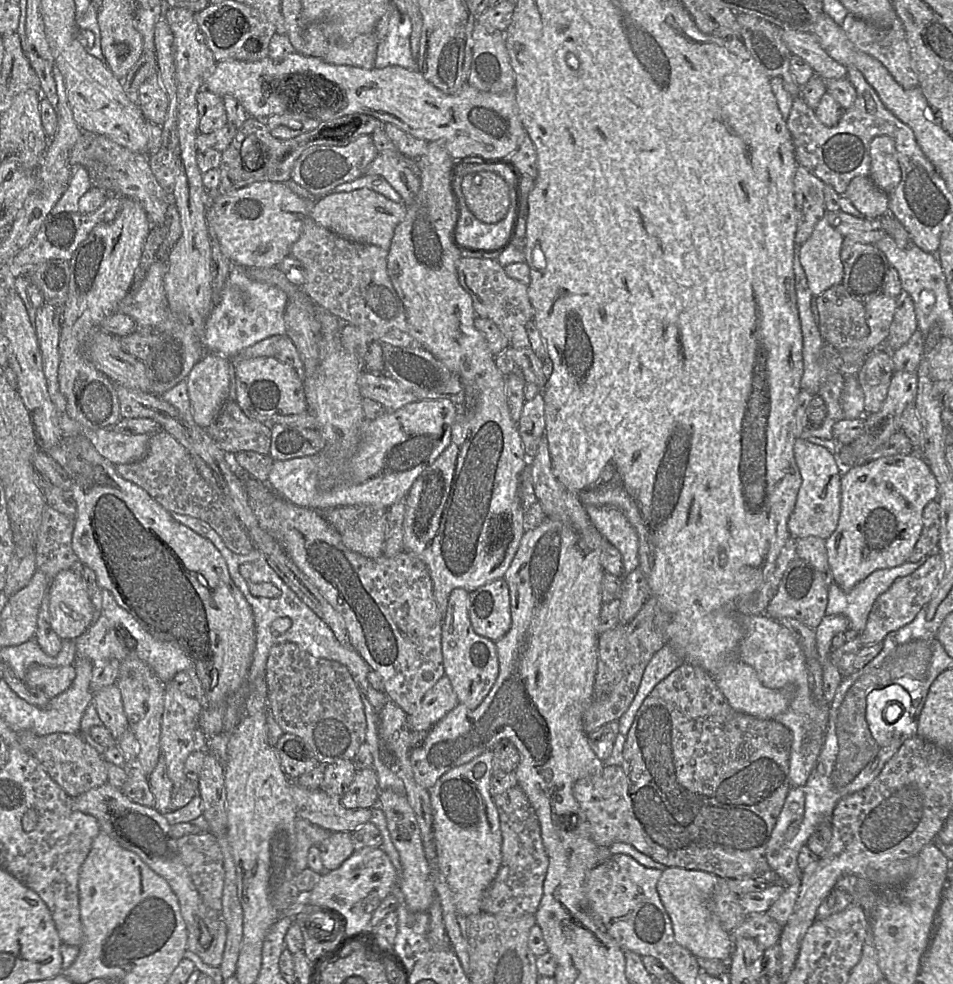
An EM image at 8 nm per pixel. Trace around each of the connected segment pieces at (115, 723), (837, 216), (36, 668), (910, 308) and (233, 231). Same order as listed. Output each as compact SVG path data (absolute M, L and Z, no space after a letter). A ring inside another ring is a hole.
M112 684L99 690L94 694L92 703L102 725L111 732L116 740L119 740L128 730L128 720L117 685Z
M840 210L825 212L829 224L842 236L852 237L860 242L875 244L884 235L888 235L879 219L856 217Z
M74 664L59 667L32 665L24 678L30 688L41 690L49 699L63 693L76 676Z
M902 290L896 300L896 310L886 345L890 351L896 351L908 342L917 328L914 302L909 294Z
M255 182L227 194L212 194L212 203L207 209L208 227L214 231L222 251L233 263L245 268L278 266L302 233L310 215L310 201L298 196L284 182Z

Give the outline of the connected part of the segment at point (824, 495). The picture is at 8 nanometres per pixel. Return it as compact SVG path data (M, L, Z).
M804 438L796 439L794 457L802 482L787 523L790 536L795 540L809 536L826 540L836 529L840 516L842 472L834 454Z

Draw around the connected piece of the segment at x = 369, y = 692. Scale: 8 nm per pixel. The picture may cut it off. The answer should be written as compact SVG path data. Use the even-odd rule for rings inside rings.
M172 513L173 518L180 524L187 526L200 536L210 540L221 553L224 558L230 577L236 587L243 594L249 605L251 606L254 622L256 643L253 653L253 661L249 668L248 680L249 687L245 692L245 709L244 713L257 713L259 710L267 710L267 685L265 681L266 662L270 649L280 643L294 643L302 650L317 658L333 660L346 666L352 675L353 680L357 684L361 692L365 694L367 699L363 697L365 704L365 714L367 719L367 731L365 742L368 743L373 756L373 768L377 774L379 790L391 790L400 795L405 796L406 789L401 778L394 776L388 768L386 768L380 758L379 743L377 733L377 713L390 700L385 692L376 690L370 685L367 675L370 671L368 664L360 656L360 654L351 645L344 644L338 640L331 628L314 613L306 604L304 604L297 595L281 580L277 573L269 566L265 555L259 549L255 548L246 555L238 555L230 551L224 544L221 537L205 522L200 519ZM251 563L254 566L252 574L245 578L241 574L240 567L243 564ZM271 583L279 590L277 597L258 597L252 595L249 591L250 584ZM288 617L292 621L291 627L283 634L278 635L273 628L276 619Z

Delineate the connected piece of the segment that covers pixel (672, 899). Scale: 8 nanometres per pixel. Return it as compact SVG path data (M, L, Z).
M668 867L657 882L657 892L671 919L676 942L696 958L727 962L733 950L733 938L723 929L710 905L718 881L718 876L708 872Z

